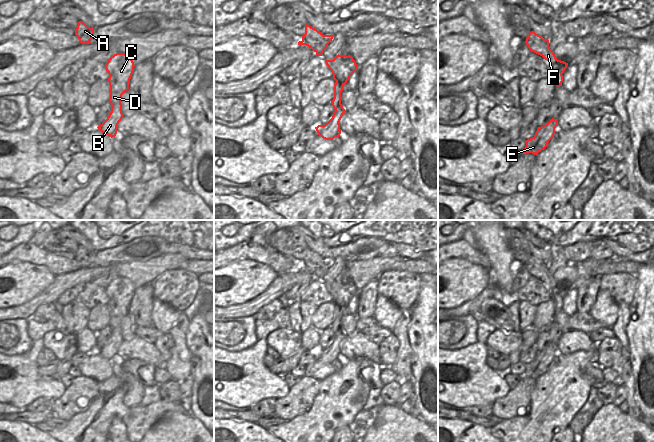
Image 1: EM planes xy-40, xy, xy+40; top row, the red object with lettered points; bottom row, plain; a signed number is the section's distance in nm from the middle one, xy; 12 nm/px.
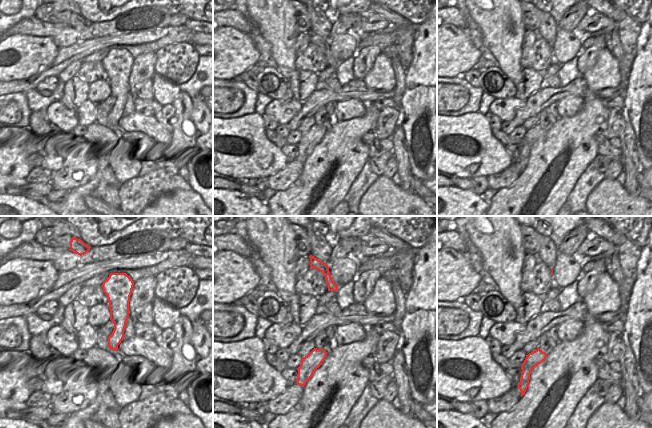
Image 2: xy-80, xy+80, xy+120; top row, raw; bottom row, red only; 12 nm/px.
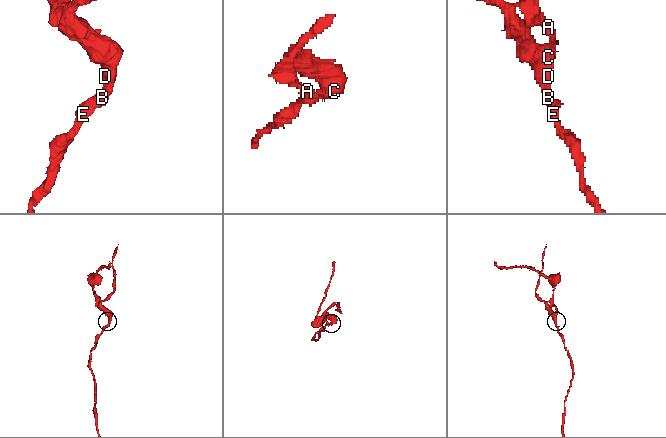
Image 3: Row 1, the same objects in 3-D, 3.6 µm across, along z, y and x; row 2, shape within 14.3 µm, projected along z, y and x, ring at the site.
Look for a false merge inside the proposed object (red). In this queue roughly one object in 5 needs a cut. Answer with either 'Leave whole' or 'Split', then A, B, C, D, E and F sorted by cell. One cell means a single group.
Split. Groups: A F / B C D E.

